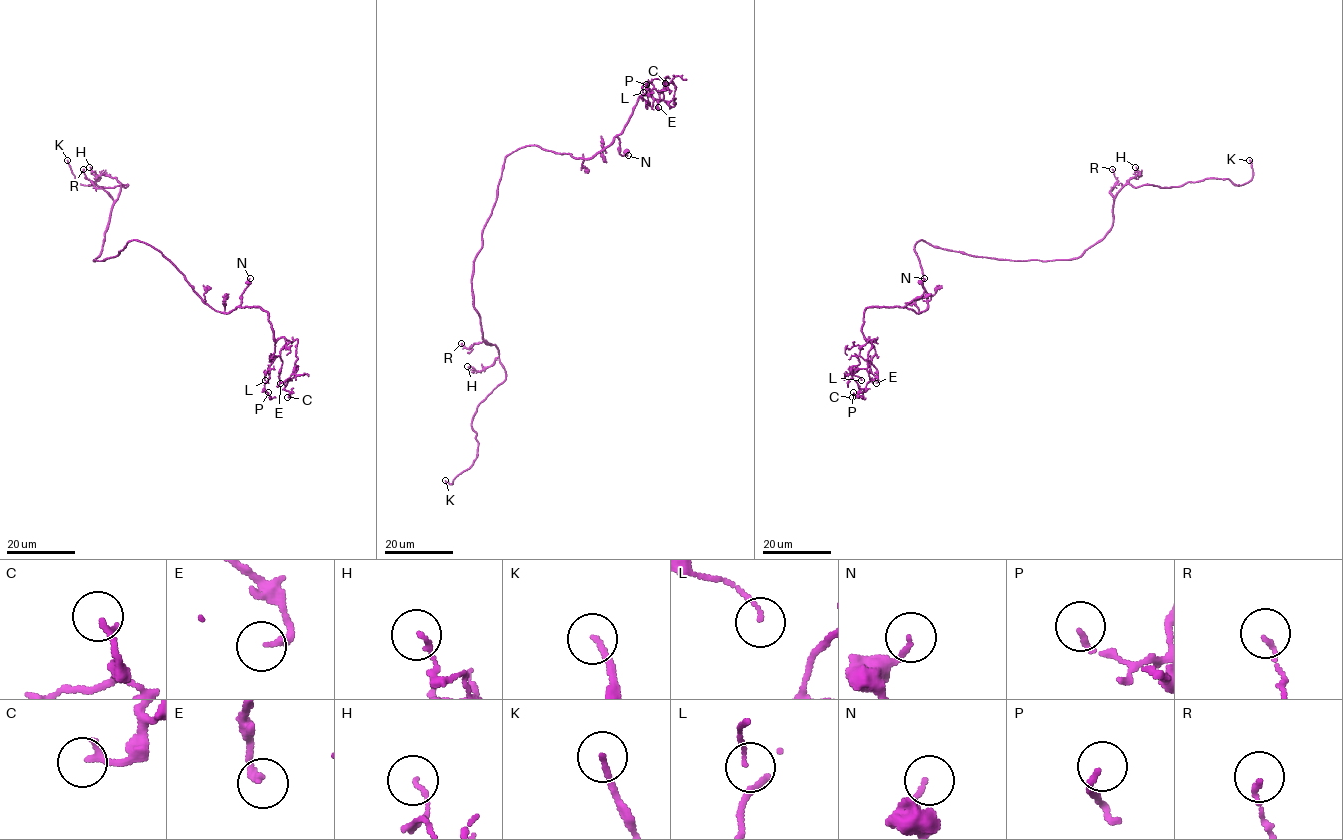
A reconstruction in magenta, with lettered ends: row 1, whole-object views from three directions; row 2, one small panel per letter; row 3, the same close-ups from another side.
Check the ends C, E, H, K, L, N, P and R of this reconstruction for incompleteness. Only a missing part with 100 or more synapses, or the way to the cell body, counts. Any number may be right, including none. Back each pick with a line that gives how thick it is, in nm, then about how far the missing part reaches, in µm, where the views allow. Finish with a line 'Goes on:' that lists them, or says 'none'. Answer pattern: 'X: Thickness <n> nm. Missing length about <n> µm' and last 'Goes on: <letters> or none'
K: Thickness 160 nm. Missing length about 4 µm
Goes on: K

